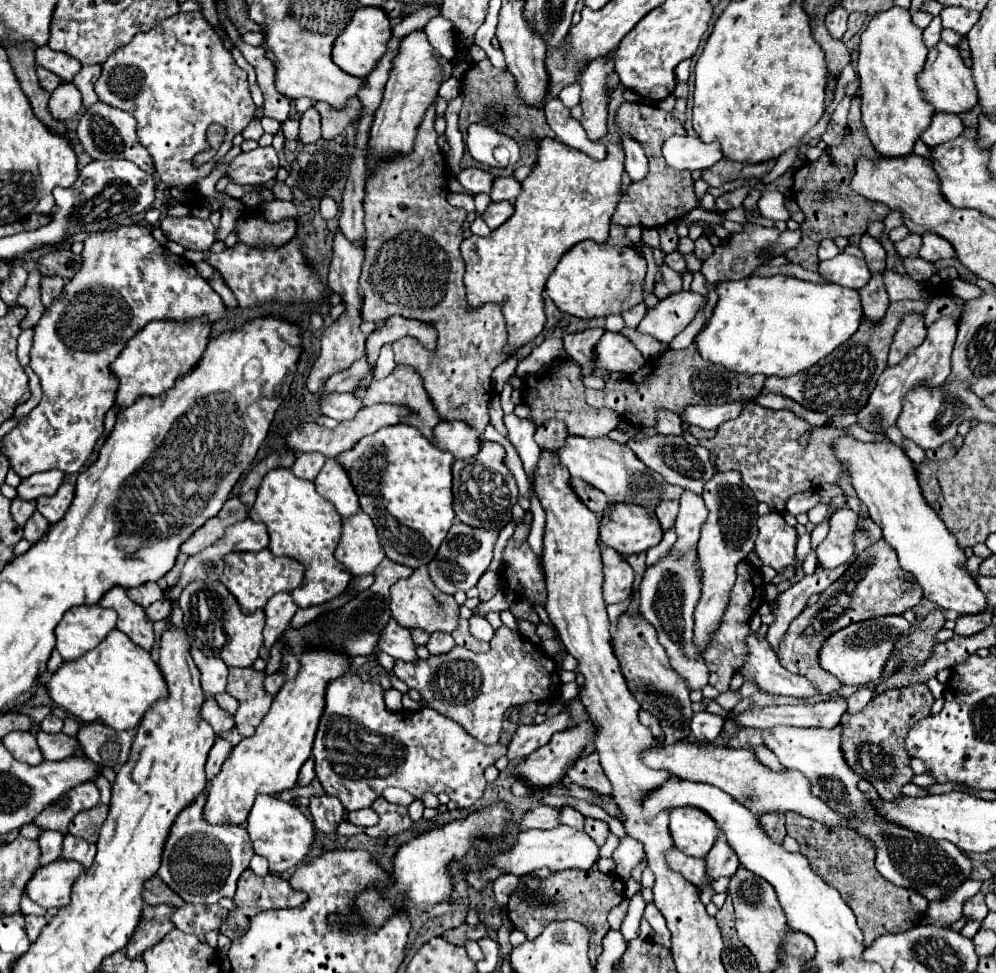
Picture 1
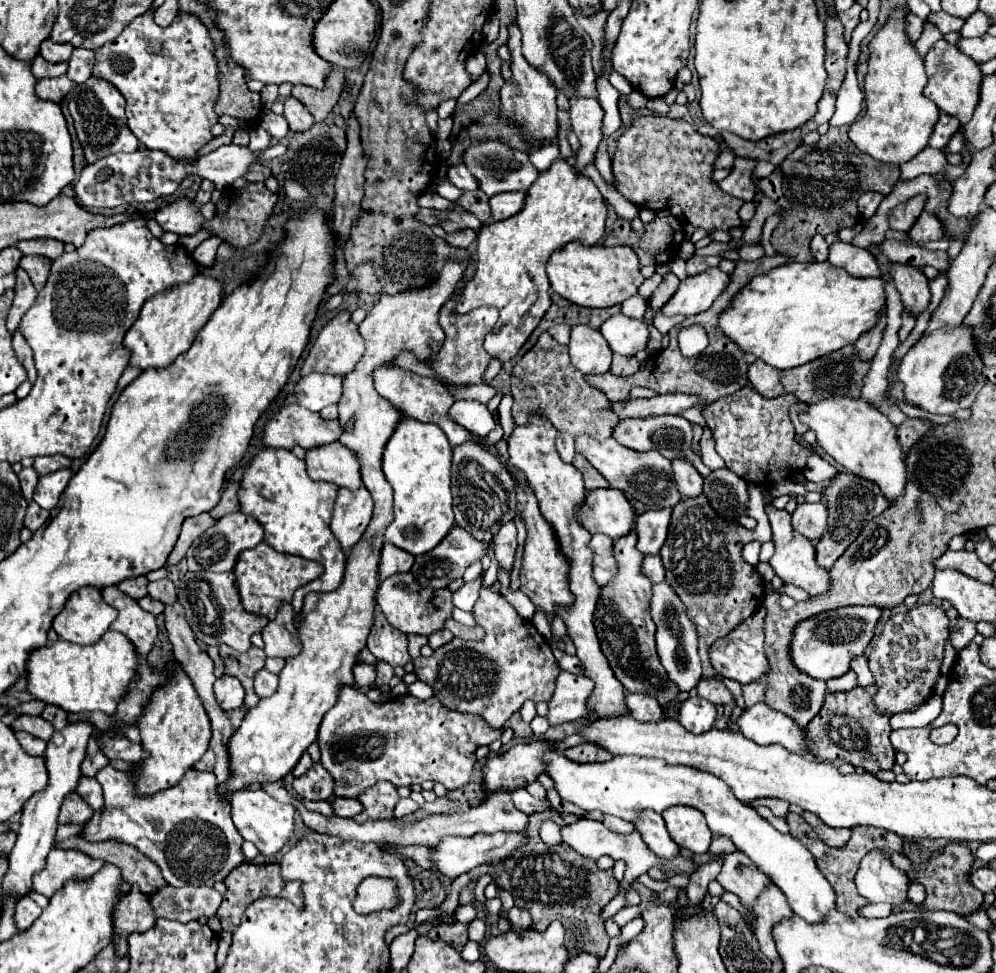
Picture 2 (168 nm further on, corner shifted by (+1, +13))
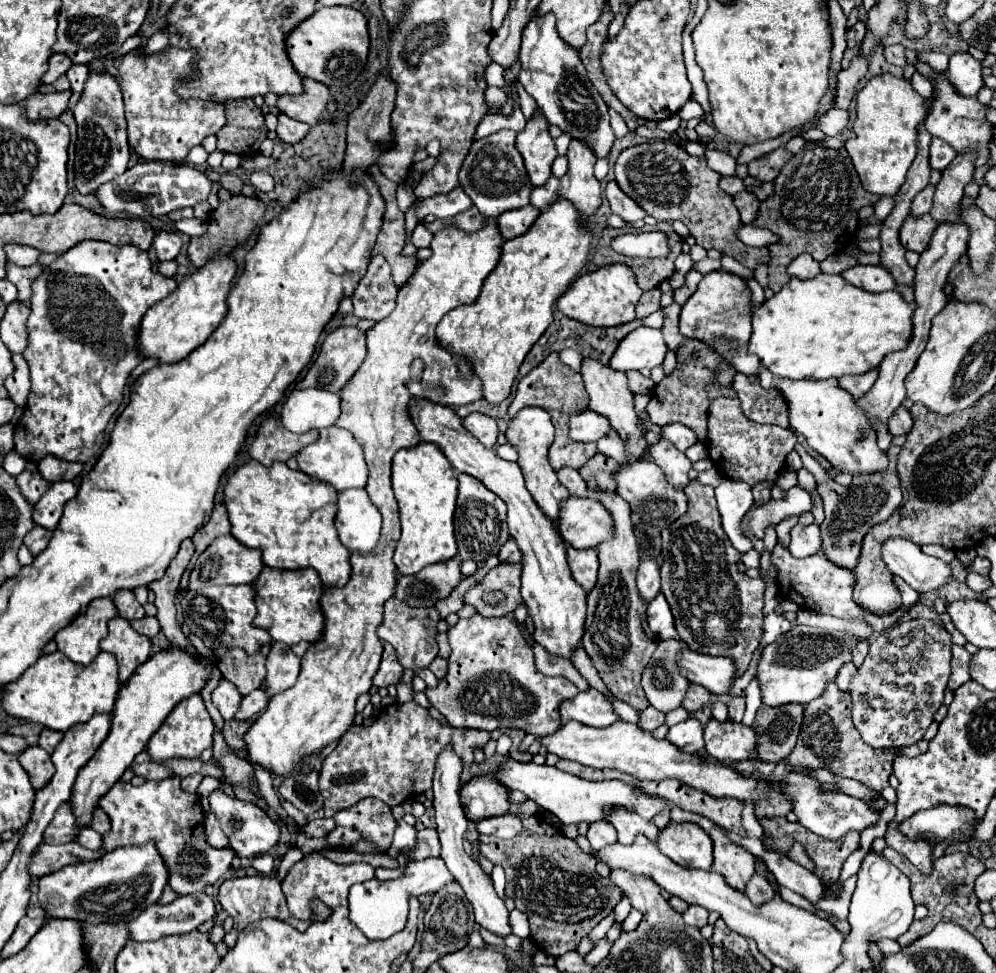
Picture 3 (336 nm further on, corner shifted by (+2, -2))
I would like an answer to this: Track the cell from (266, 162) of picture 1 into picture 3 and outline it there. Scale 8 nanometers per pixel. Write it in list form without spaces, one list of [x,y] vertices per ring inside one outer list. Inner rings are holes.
[[[143,162],[135,164],[109,184],[103,184],[97,190],[97,198],[103,204],[107,214],[117,212],[129,212],[135,218],[147,218],[147,216],[163,216],[171,210],[181,210],[187,206],[195,206],[197,202],[207,200],[211,192],[211,180],[197,168],[191,166],[169,166],[159,162]]]

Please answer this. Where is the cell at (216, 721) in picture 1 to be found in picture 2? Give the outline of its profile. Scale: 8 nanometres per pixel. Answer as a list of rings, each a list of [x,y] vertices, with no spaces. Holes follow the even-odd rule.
[[[224,675],[224,677],[216,679],[216,683],[214,683],[214,695],[216,695],[218,705],[224,711],[238,709],[244,703],[244,687],[242,687],[242,683],[238,679],[234,679],[230,675]]]

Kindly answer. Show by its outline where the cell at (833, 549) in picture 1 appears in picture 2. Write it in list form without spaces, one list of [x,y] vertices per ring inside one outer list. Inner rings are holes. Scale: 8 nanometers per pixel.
[[[800,503],[792,513],[792,525],[808,539],[820,539],[828,525],[826,503]]]

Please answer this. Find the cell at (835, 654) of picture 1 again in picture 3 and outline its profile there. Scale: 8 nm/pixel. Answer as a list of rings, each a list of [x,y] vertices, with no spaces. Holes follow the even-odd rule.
[[[793,626],[761,652],[755,678],[759,682],[763,704],[769,708],[785,704],[807,704],[821,696],[827,682],[835,680],[839,668],[851,660],[851,648],[855,644],[857,640],[845,632],[819,634],[811,632],[807,626]]]

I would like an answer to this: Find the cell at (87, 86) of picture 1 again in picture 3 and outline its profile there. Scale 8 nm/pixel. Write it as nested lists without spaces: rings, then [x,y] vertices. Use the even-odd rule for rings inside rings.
[[[73,64],[67,72],[67,78],[71,82],[71,90],[73,92],[83,92],[87,76],[89,76],[89,68],[85,64]]]

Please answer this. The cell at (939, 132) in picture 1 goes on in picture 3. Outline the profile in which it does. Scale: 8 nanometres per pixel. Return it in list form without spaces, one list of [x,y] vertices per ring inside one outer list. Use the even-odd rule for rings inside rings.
[[[941,138],[931,140],[931,156],[929,156],[929,160],[931,160],[933,170],[945,170],[955,156],[957,156],[957,152],[945,140],[941,140]]]

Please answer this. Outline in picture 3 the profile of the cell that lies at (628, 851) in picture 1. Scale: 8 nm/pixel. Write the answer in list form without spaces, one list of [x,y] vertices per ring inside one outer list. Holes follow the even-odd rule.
[[[603,820],[603,822],[597,822],[597,824],[589,826],[587,838],[589,838],[589,842],[591,842],[591,846],[595,850],[601,850],[601,848],[617,842],[617,832],[615,832],[615,828],[609,822]]]

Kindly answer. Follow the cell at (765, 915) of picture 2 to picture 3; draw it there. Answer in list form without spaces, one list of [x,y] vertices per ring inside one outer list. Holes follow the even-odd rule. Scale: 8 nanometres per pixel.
[[[757,872],[751,876],[749,884],[745,886],[745,894],[747,894],[749,900],[753,900],[753,904],[765,904],[775,896],[769,882]]]

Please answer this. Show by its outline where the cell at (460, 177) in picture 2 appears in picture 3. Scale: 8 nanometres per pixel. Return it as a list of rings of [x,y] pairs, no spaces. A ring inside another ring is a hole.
[[[455,188],[451,194],[439,194],[433,198],[423,198],[423,200],[415,200],[413,208],[417,214],[417,222],[423,222],[423,218],[427,214],[435,214],[437,218],[451,218],[459,212],[465,212],[467,208],[471,208],[471,198],[461,190]]]

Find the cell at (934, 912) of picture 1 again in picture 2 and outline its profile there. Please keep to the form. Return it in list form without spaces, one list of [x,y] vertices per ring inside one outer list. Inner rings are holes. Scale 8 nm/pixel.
[[[912,882],[908,890],[908,898],[913,903],[922,903],[926,898],[925,888],[916,882]]]

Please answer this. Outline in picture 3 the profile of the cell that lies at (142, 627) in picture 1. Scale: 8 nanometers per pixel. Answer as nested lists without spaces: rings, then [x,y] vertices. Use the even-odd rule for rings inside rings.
[[[119,616],[109,622],[109,634],[101,640],[99,648],[117,658],[119,684],[125,684],[135,668],[151,656],[151,640],[139,636],[133,628],[129,628],[129,622]]]

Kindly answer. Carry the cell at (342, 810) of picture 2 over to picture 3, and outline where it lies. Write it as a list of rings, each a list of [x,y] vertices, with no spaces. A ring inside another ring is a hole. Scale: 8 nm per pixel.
[[[331,818],[311,820],[311,822],[307,822],[305,826],[301,826],[303,834],[305,834],[305,836],[313,836],[313,838],[317,838],[317,836],[327,836],[333,828],[335,828],[335,822],[333,822]]]

